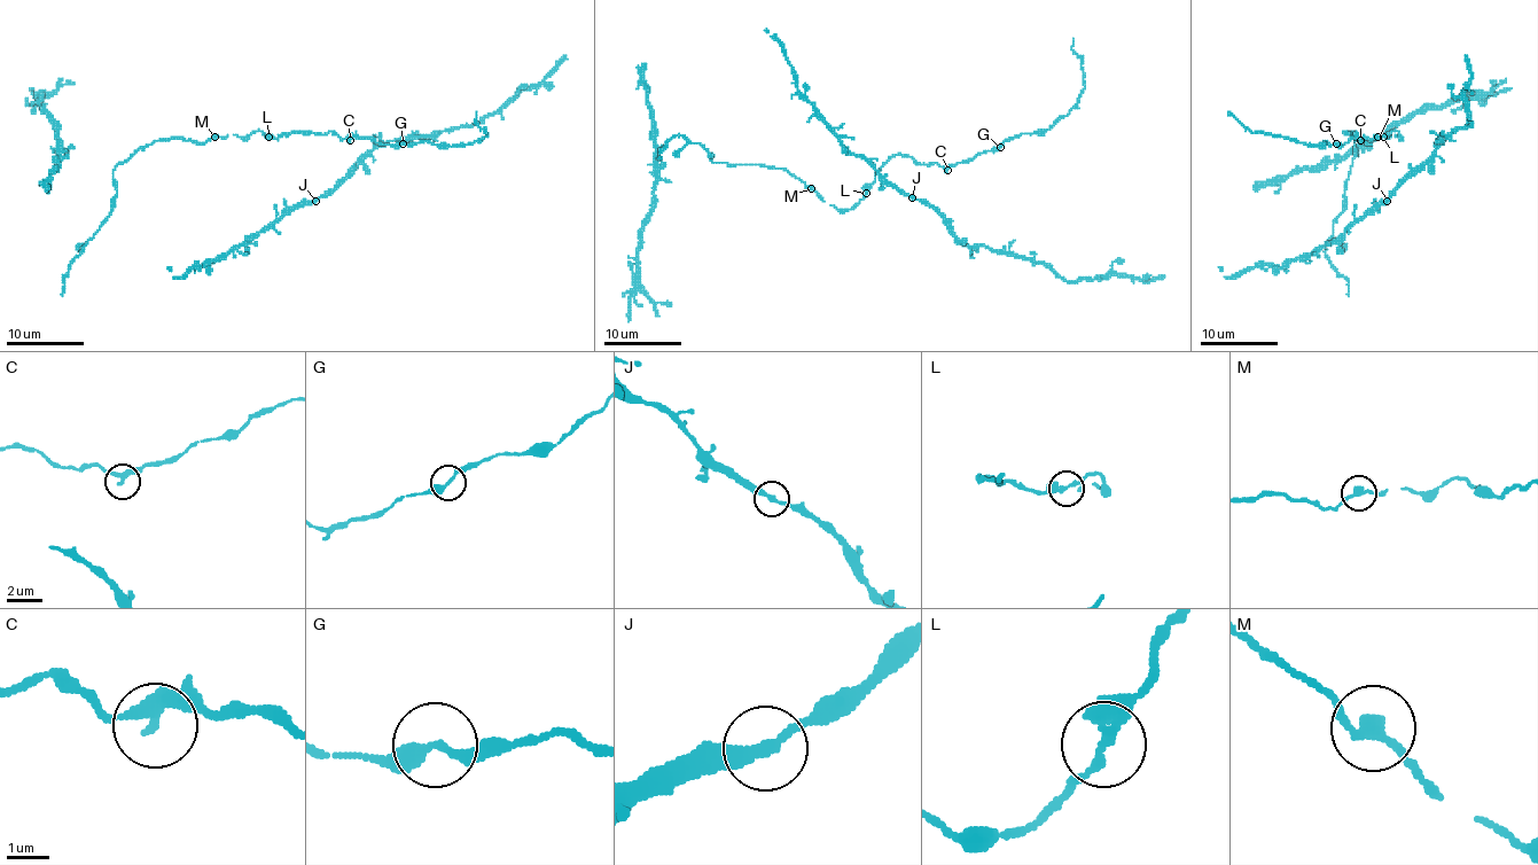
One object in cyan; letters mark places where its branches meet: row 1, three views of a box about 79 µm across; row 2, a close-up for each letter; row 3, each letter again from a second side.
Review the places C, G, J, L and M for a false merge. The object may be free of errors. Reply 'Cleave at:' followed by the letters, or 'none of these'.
Cleave at: none of these

